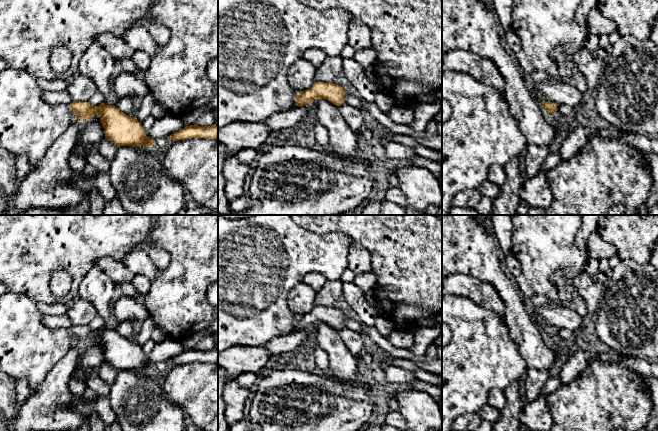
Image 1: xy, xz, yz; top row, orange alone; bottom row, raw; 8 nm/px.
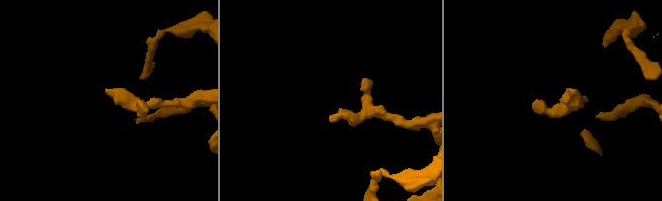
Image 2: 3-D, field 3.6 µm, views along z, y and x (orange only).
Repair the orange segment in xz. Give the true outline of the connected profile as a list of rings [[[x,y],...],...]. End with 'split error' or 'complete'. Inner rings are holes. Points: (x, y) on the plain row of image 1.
[[[314,306],[310,313],[296,319],[295,329],[304,330],[313,327],[314,324],[326,323],[336,330],[345,327],[344,320],[347,315],[335,307]]]; complete

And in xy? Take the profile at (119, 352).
[[[72,326],[69,331],[82,345],[98,339],[104,352],[105,363],[117,370],[155,371],[155,364],[144,358],[145,353],[141,347],[114,329],[102,327],[99,330],[91,330],[88,326]]]; complete

